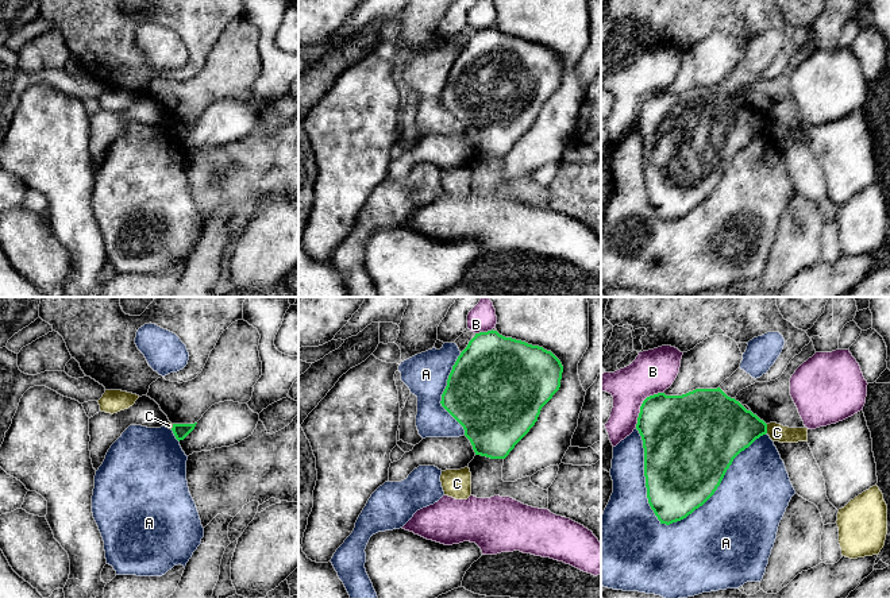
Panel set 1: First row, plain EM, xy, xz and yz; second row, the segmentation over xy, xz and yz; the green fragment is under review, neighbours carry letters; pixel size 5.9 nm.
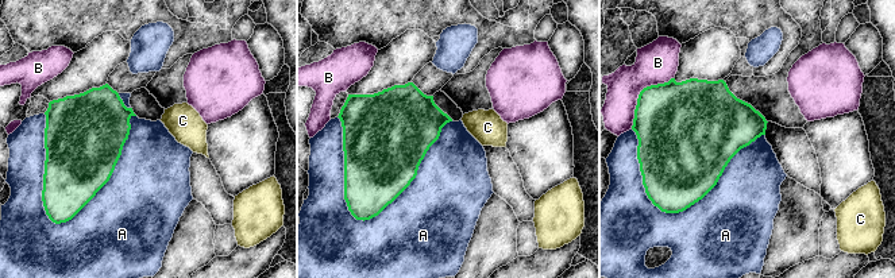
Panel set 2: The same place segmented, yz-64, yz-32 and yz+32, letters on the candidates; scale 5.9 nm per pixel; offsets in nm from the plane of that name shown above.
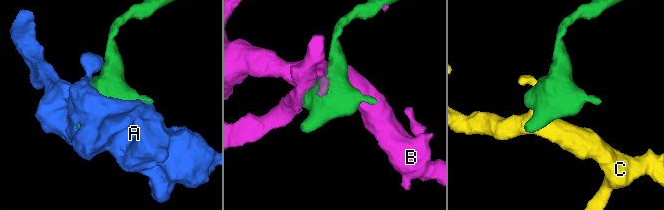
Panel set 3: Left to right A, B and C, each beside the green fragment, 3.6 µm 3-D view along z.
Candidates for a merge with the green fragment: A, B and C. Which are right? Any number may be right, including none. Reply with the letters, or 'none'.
none

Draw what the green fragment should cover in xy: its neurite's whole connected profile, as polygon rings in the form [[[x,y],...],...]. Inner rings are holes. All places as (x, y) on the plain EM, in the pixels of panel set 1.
[[[197,120],[194,121],[173,121],[173,131],[176,134],[176,136],[180,139],[180,138],[184,138],[196,124]]]

